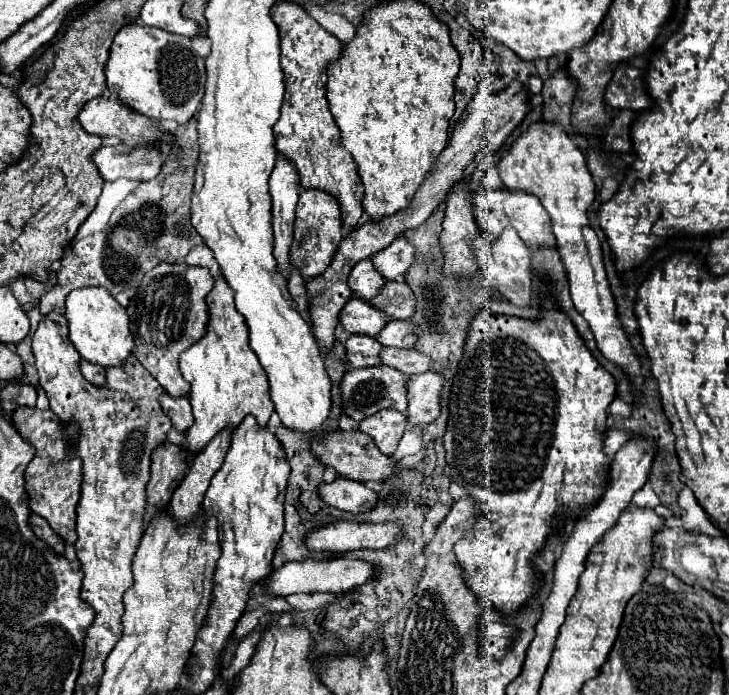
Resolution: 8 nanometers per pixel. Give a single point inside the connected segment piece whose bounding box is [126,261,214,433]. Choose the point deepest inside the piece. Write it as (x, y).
(168, 314)

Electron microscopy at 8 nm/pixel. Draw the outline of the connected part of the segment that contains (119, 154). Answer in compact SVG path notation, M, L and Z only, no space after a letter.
M102 145L94 151L94 163L106 181L120 177L146 181L160 173L164 155L160 149L130 149L126 145Z

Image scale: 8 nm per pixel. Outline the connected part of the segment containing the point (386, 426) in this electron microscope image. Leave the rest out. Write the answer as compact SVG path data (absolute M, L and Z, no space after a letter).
M384 409L360 421L360 431L370 435L384 455L394 455L398 441L406 431L406 425L408 425L408 417L404 413Z

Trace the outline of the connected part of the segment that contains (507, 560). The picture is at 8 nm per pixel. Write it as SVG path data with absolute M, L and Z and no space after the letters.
M542 289L542 307L544 313L540 315L538 321L530 319L520 319L520 317L506 317L506 315L494 315L488 308L484 309L480 315L470 325L468 331L468 341L464 345L464 357L460 361L458 373L454 375L452 381L452 395L450 395L450 419L448 419L448 429L444 433L444 447L446 447L446 463L452 481L458 485L464 485L466 491L478 501L478 507L482 509L482 519L476 523L474 531L470 531L460 543L456 543L454 551L460 561L460 567L464 571L468 587L478 595L480 603L500 615L514 615L534 593L536 593L536 575L532 573L532 557L544 547L544 541L548 535L554 531L554 519L576 519L584 509L594 505L606 487L606 457L602 453L602 431L606 427L606 407L616 395L616 381L614 377L600 367L600 363L590 355L586 349L584 341L578 337L572 321L560 313L554 311L554 299L546 295Z

